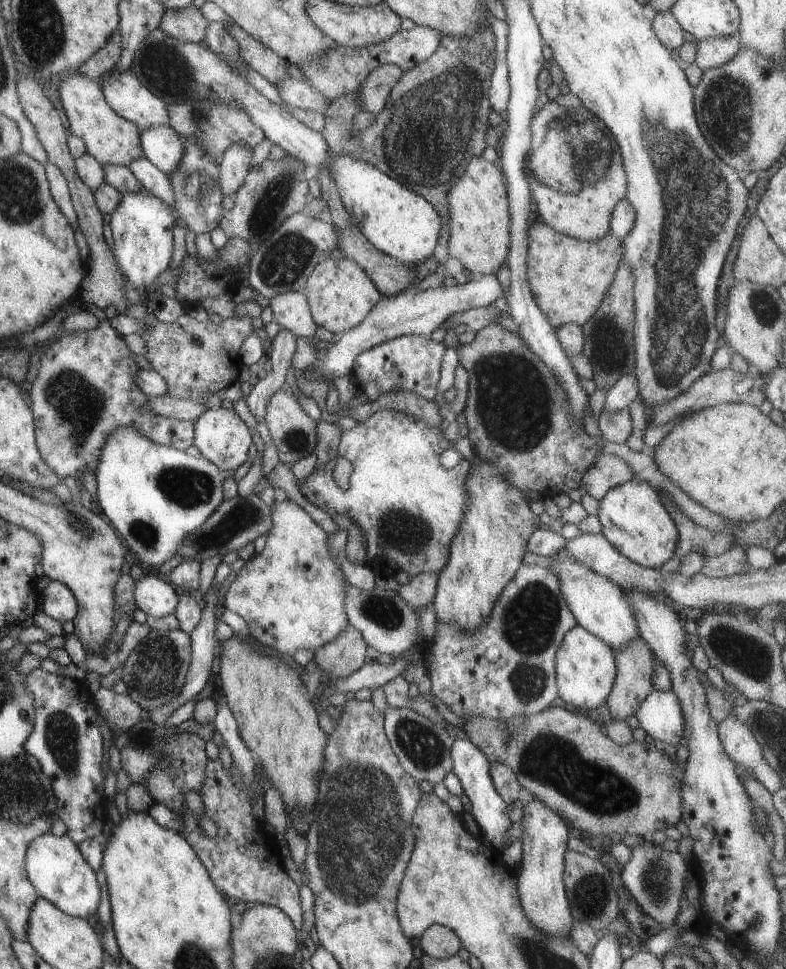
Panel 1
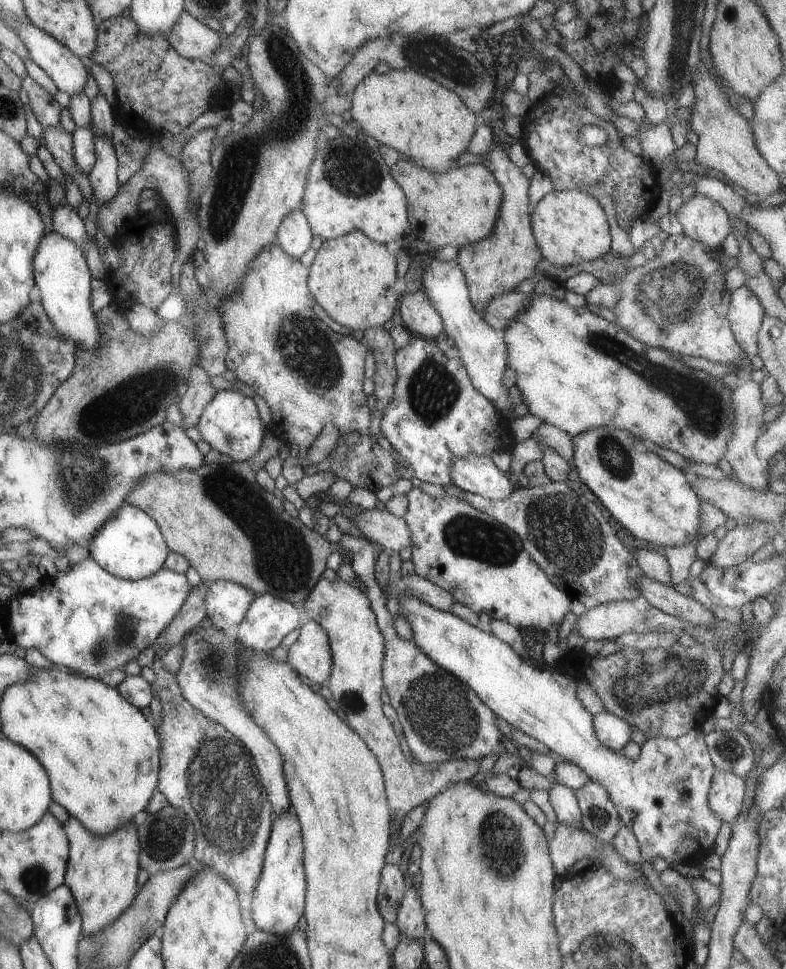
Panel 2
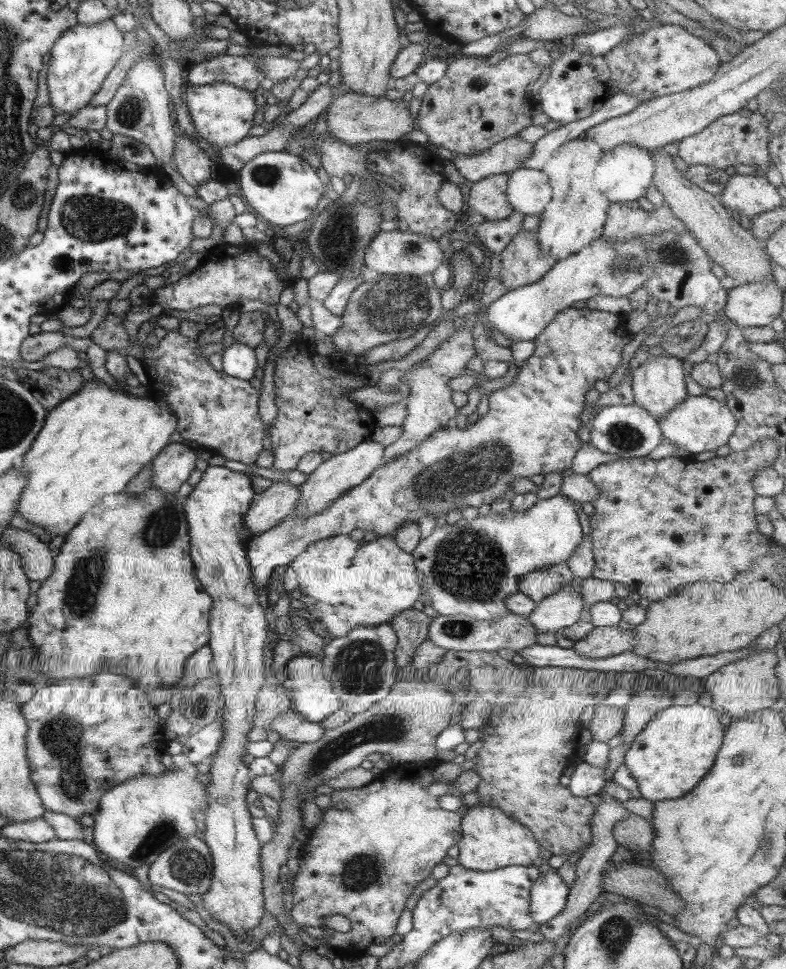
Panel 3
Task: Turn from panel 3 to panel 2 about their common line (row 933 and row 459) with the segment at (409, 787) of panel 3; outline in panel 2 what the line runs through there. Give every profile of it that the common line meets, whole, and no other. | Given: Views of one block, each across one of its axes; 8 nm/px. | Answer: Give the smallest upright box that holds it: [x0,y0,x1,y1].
[216,243,401,493]

